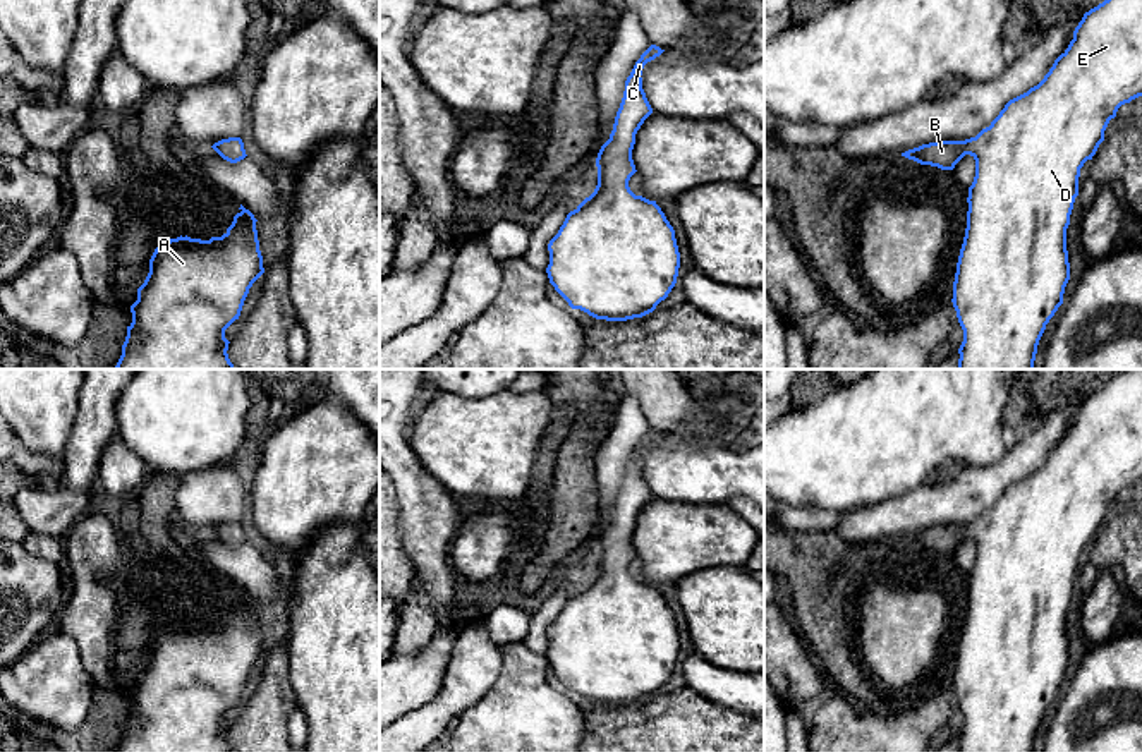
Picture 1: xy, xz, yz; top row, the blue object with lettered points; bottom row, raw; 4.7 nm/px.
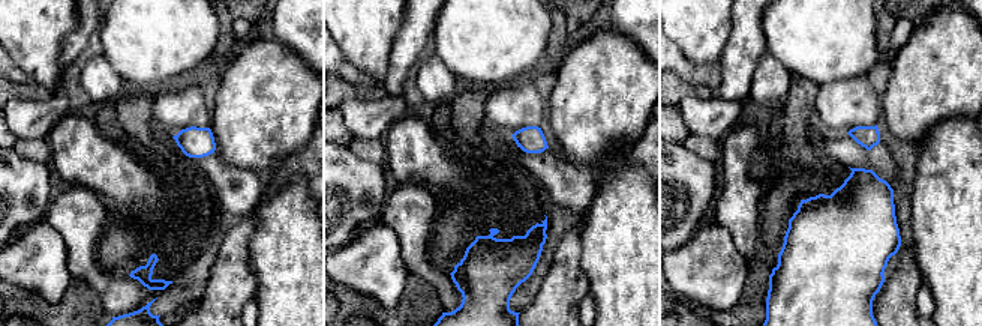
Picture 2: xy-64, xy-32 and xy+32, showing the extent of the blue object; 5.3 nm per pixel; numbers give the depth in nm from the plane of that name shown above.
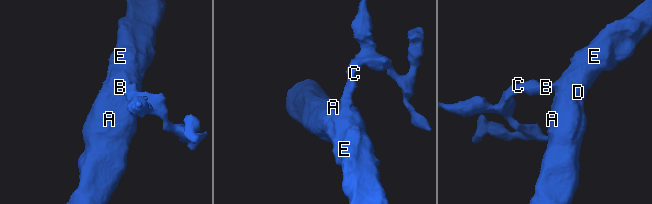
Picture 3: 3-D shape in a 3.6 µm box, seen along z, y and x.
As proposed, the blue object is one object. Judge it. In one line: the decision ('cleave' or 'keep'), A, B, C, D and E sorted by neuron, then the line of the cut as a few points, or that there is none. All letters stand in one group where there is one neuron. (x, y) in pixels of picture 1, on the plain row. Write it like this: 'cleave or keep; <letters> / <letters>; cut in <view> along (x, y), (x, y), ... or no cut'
keep; A B C D E; no cut

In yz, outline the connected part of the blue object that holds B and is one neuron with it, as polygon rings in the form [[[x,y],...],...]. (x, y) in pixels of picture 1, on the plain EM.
[[[1123,369],[1084,398],[1068,433],[1054,445],[1044,464],[1010,484],[989,512],[965,525],[936,525],[902,537],[908,544],[941,555],[953,555],[965,539],[975,544],[951,683],[963,714],[958,752],[1034,752],[1039,725],[1063,688],[1070,664],[1066,613],[1078,580],[1080,553],[1096,539],[1118,493],[1139,481],[1142,481],[1142,369]]]

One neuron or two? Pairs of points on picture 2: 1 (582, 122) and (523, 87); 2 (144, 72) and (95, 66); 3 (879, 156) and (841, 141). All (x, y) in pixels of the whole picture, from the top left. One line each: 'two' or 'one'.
1: two
2: two
3: one

